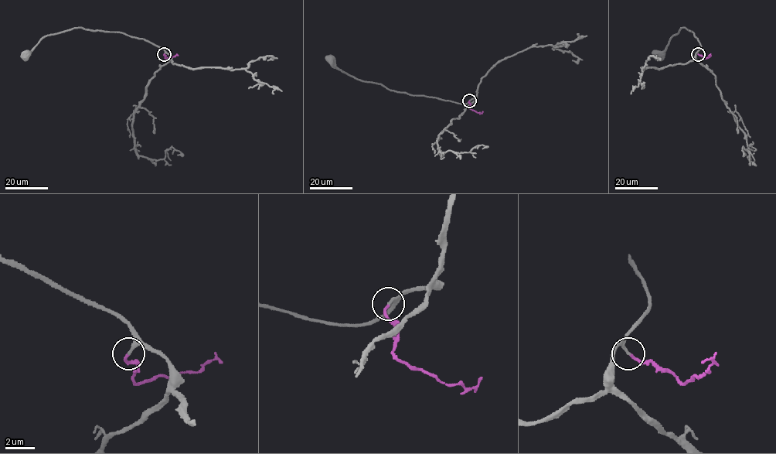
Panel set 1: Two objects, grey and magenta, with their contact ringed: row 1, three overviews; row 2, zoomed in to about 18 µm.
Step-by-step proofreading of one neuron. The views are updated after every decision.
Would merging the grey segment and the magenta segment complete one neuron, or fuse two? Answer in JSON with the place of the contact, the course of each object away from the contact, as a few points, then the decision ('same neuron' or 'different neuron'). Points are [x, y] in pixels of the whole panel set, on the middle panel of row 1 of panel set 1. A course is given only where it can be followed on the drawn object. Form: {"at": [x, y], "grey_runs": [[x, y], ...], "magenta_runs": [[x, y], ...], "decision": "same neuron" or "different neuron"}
{"at": [469, 100], "grey_runs": [[468, 100], [465, 104], [460, 104], [390, 90], [381, 84], [348, 75], [330, 59]], "magenta_runs": [[468, 100], [471, 108], [477, 112], [482, 111]], "decision": "same neuron"}

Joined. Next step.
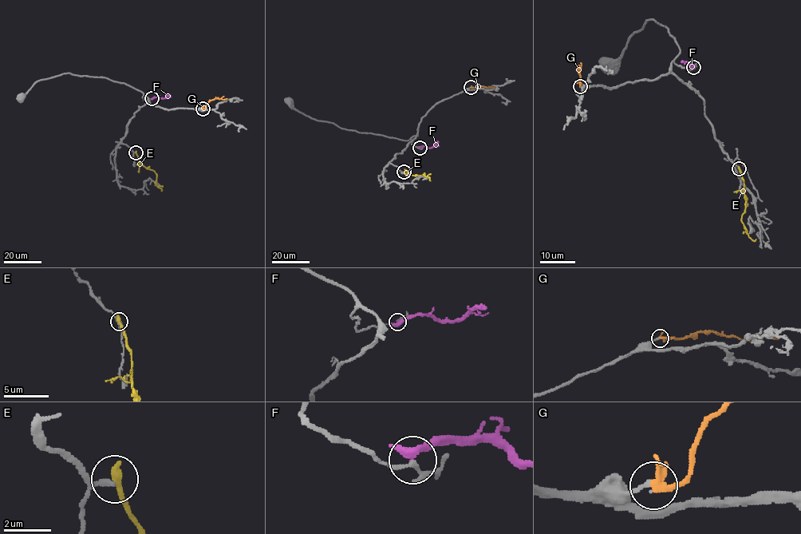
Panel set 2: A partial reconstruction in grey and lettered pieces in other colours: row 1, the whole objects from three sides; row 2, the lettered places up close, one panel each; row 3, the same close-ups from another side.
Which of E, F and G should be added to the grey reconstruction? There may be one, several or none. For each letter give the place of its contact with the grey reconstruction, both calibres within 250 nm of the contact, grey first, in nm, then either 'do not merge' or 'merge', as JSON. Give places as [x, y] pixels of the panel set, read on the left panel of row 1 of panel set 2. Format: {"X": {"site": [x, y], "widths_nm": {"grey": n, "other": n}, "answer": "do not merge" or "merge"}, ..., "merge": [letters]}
{"E": {"site": [136, 152], "widths_nm": {"grey": 140, "other": 360}, "answer": "do not merge"}, "F": {"site": [151, 98], "widths_nm": {"grey": 150, "other": 360}, "answer": "do not merge"}, "G": {"site": [203, 108], "widths_nm": {"grey": 170, "other": 240}, "answer": "do not merge"}, "merge": []}

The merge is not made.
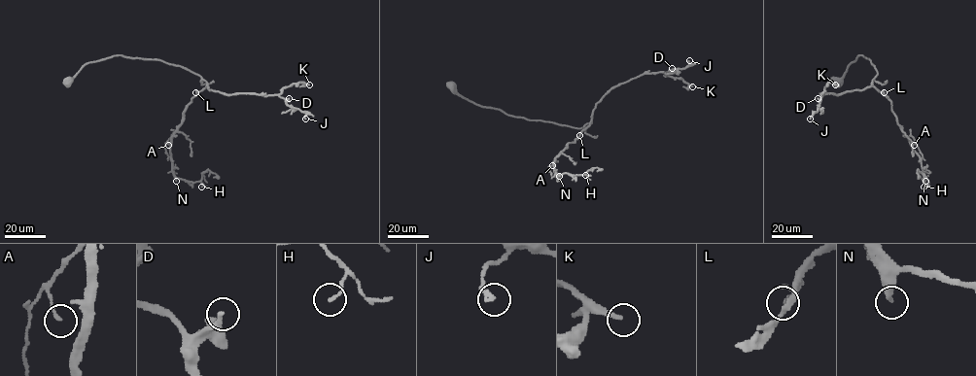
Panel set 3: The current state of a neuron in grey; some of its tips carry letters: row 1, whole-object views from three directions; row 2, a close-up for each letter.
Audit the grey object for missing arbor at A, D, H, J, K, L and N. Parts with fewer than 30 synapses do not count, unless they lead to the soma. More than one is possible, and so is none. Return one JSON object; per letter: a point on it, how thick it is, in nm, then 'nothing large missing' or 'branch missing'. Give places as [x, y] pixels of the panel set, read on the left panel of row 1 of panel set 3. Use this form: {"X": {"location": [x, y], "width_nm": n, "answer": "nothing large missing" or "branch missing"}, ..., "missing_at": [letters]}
{"A": {"location": [168, 145], "width_nm": 130, "answer": "nothing large missing"}, "D": {"location": [289, 98], "width_nm": 200, "answer": "nothing large missing"}, "H": {"location": [201, 187], "width_nm": 120, "answer": "nothing large missing"}, "J": {"location": [305, 119], "width_nm": 200, "answer": "nothing large missing"}, "K": {"location": [309, 85], "width_nm": 240, "answer": "branch missing"}, "L": {"location": [195, 92], "width_nm": 100, "answer": "nothing large missing"}, "N": {"location": [176, 181], "width_nm": 280, "answer": "branch missing"}, "missing_at": ["K", "N"]}

